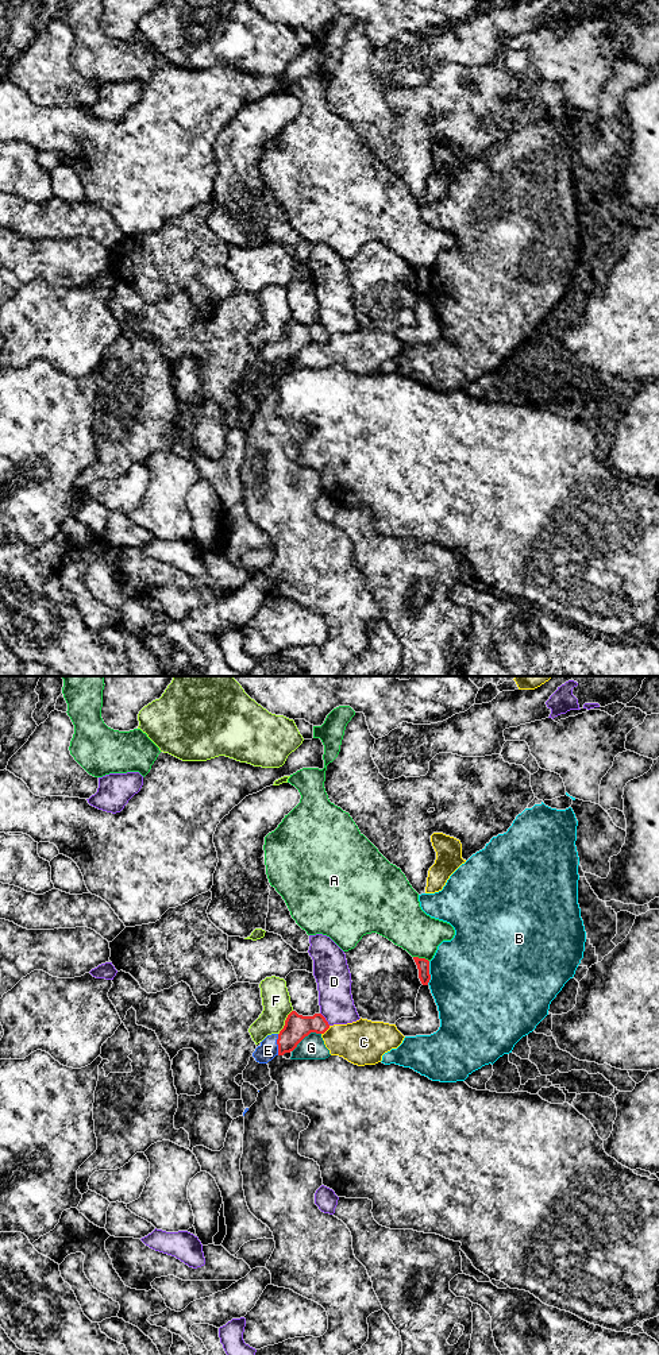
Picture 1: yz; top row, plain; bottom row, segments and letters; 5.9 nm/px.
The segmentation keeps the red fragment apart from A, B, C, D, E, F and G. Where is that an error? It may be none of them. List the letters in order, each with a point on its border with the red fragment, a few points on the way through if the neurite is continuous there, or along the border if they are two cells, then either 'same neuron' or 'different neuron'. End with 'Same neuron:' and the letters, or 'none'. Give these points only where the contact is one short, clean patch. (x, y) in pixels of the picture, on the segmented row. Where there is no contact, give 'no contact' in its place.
A: yz (422, 958) | different neuron
B: yz (428, 973) | different neuron
C: yz (326, 1030) | different neuron
D: yz (324, 1019) | different neuron
E: yz (277, 1043) | same neuron
F: yz (285, 1022) | different neuron
G: yz (305, 1035) | along yz (320, 1033), (309, 1033), (292, 1052) | different neuron
Same neuron: E

